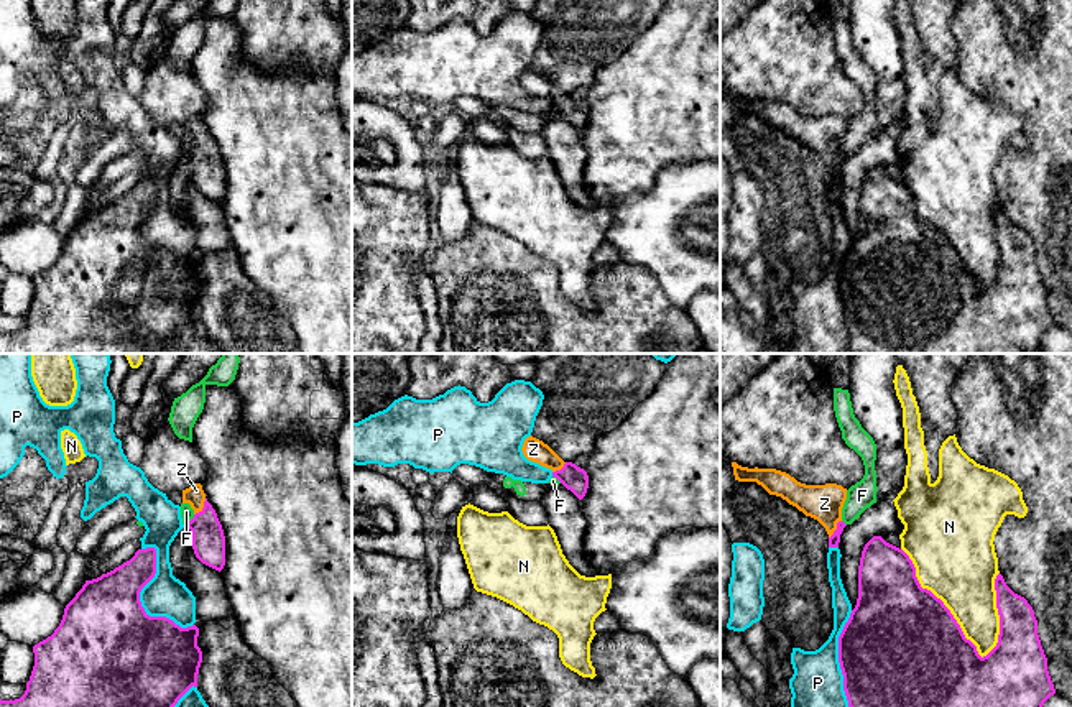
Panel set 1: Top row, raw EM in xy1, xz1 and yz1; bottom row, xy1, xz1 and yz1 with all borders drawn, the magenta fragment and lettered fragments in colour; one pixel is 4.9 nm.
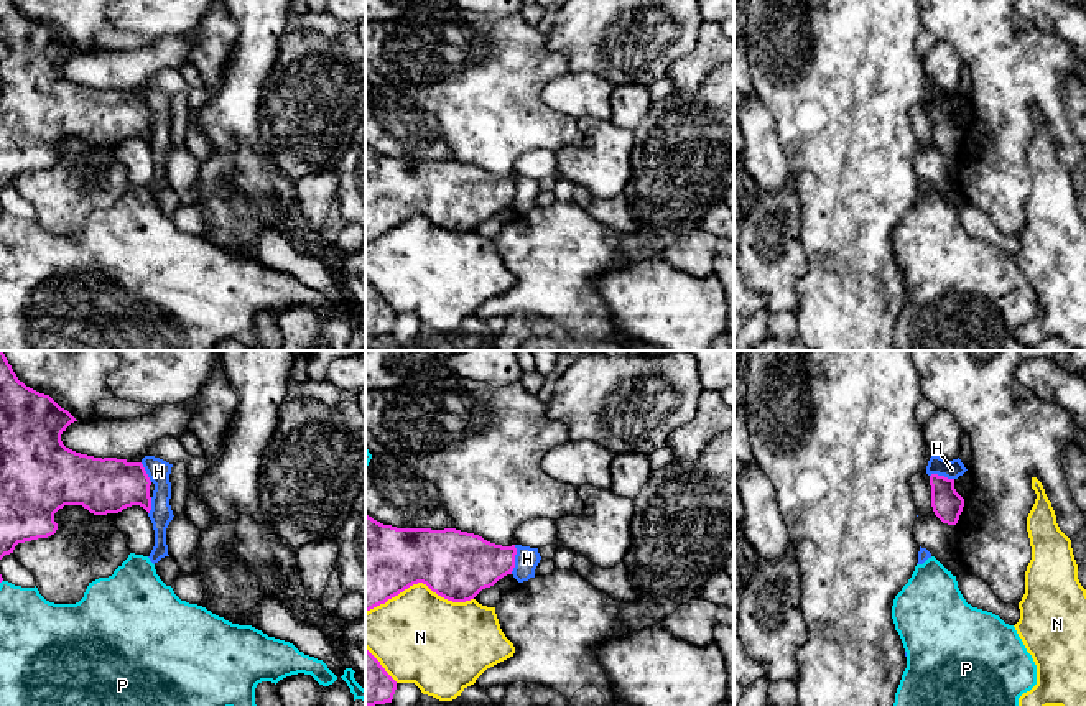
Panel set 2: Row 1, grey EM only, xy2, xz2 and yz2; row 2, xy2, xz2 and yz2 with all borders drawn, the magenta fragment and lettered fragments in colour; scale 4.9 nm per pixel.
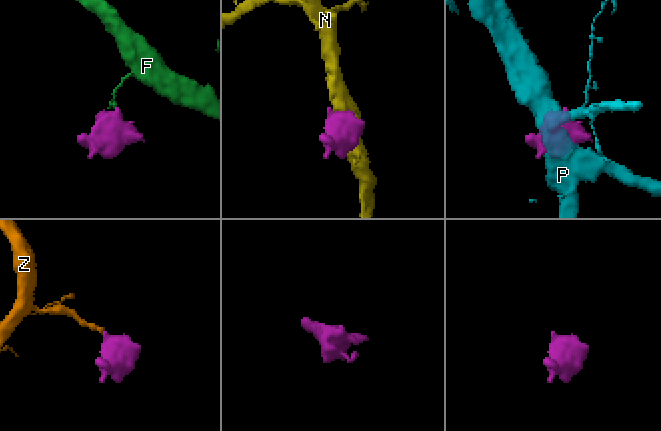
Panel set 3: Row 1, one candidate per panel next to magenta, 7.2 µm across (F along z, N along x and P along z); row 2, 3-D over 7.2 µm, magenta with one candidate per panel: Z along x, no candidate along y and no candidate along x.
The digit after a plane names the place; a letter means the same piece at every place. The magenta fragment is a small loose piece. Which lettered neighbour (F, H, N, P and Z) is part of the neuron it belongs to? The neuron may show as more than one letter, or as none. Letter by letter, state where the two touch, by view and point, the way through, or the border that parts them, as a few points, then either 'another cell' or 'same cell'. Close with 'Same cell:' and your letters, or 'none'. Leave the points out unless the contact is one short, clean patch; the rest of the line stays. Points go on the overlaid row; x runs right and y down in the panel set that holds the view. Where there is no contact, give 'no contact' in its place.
F: xy1 (191, 520) | along xy1 (194, 515), (184, 525) | another cell
H: xz2 (514, 560) | along xz2 (515, 545), (515, 566), (510, 573) | another cell
N: yz1 (942, 602) | another cell
P: xy1 (138, 597) | another cell
Z: xy1 (204, 507) | across xy1 (207, 536), (204, 507), (194, 495) | same cell
Same cell: Z

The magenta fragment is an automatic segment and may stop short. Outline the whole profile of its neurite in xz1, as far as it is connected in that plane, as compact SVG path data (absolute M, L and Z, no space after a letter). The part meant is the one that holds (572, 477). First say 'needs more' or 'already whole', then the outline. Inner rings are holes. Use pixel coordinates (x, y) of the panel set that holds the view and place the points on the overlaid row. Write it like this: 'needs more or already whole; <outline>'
needs more; M533 436L524 439L521 451L528 460L551 469L552 477L556 477L579 500L585 497L589 475L584 469L572 462L564 462L548 444Z

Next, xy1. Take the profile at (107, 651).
already whole; M138 549L135 556L102 574L85 580L76 597L66 605L62 620L51 636L33 646L35 666L20 699L2 700L0 707L174 707L194 686L202 663L197 646L199 628L181 628L166 617L150 617L140 602L141 589L156 574L156 549Z

